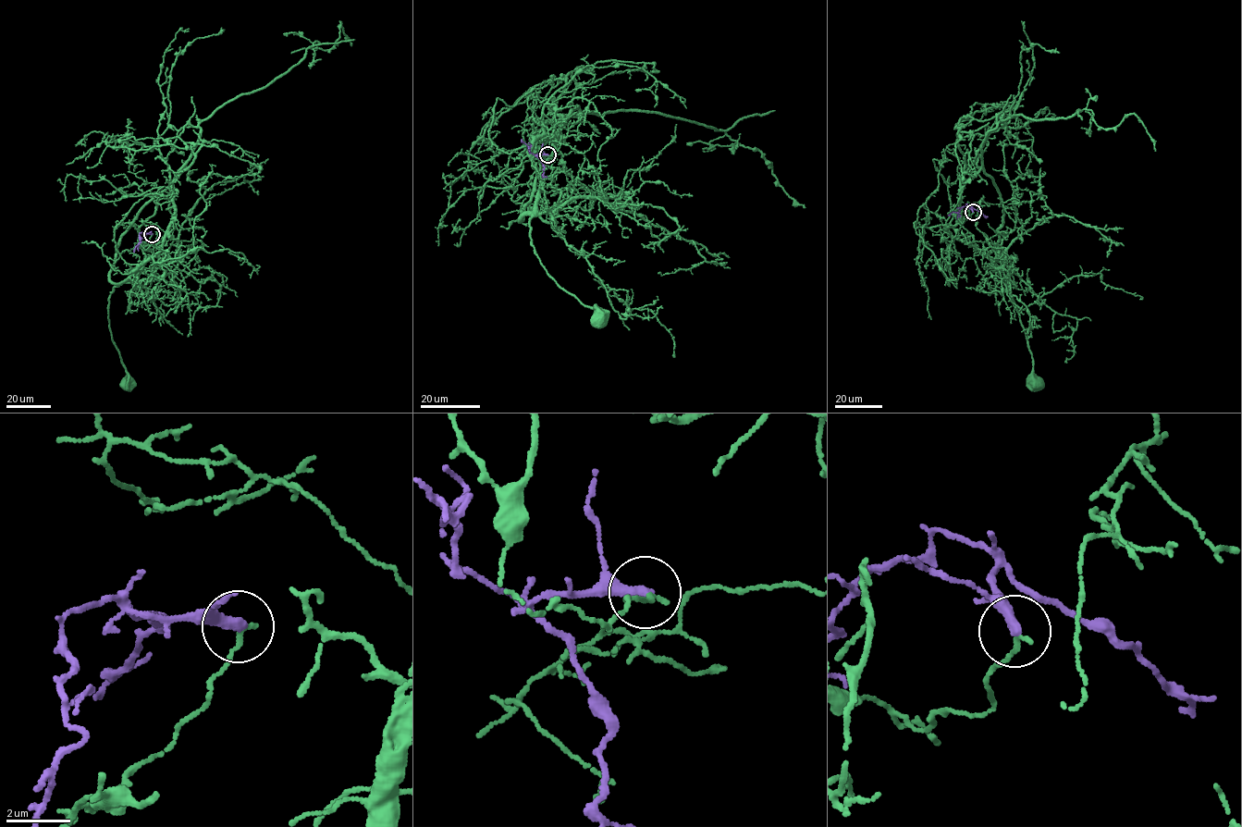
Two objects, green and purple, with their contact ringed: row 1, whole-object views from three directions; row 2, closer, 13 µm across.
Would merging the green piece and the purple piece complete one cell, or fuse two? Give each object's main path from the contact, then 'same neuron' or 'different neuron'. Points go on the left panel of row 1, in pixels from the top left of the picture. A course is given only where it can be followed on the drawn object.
green via (152, 234), (141, 246), (153, 247), (153, 255), (115, 287), (109, 300), (112, 339), (129, 383) | purple via (152, 234), (140, 232), (141, 241), (134, 252) | different neuron

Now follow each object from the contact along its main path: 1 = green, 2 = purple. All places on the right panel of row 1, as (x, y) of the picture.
1: (973, 212), (965, 219), (951, 214), (945, 230), (967, 241), (1002, 269), (1039, 384)
2: (973, 212), (967, 203), (959, 212), (948, 216)

